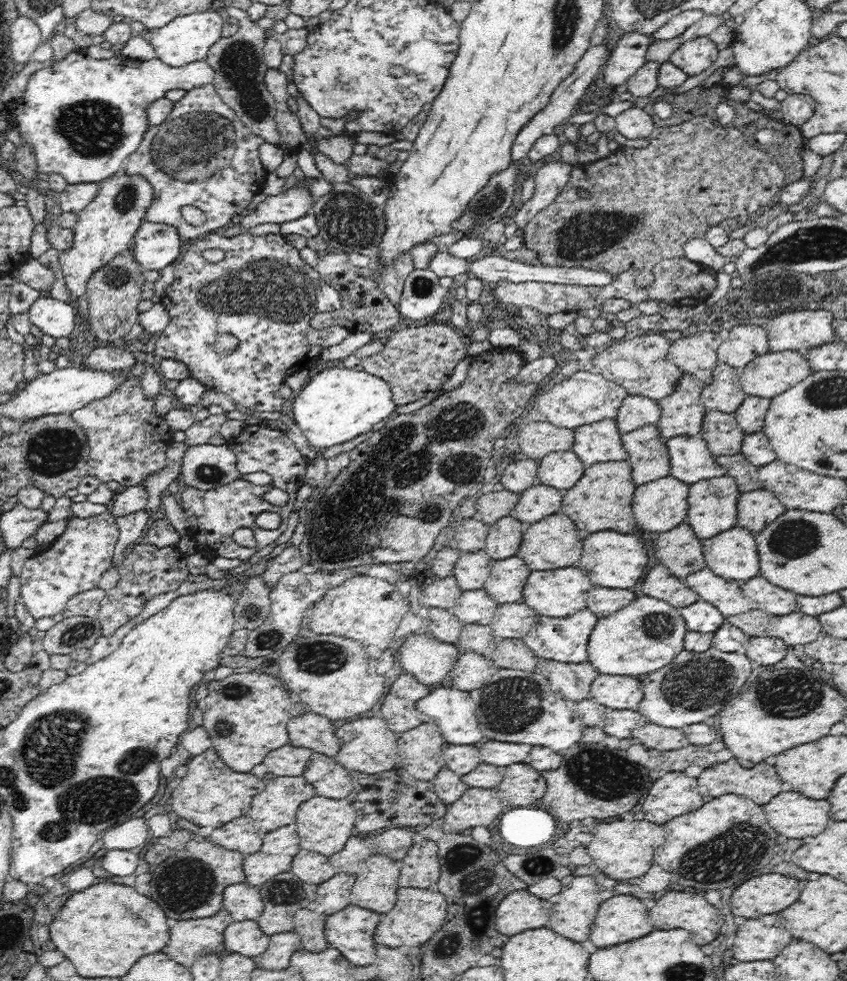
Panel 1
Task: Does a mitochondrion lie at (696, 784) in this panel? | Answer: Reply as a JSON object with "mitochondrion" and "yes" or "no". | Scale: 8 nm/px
{"mitochondrion":"no"}

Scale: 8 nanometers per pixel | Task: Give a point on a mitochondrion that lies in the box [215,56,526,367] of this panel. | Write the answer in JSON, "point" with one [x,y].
{"point":[350,222]}

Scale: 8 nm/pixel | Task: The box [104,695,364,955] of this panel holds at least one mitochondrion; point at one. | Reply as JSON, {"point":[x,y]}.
{"point":[187,885]}

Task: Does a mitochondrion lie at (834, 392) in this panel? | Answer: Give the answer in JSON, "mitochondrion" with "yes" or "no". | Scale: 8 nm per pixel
{"mitochondrion":"yes"}

